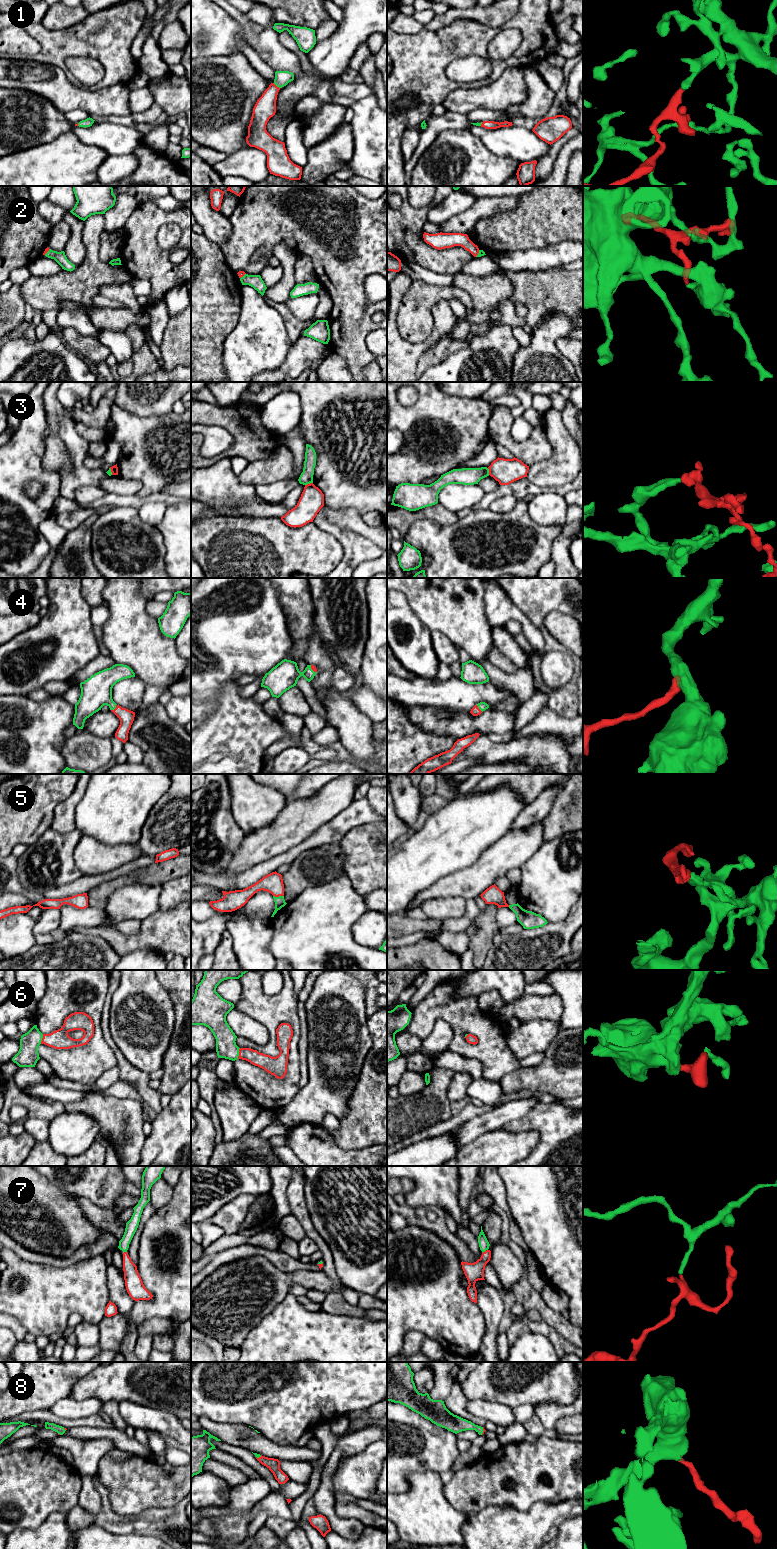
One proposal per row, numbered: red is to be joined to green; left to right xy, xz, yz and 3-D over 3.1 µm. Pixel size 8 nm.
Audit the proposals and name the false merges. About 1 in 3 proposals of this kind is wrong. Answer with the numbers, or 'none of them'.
3

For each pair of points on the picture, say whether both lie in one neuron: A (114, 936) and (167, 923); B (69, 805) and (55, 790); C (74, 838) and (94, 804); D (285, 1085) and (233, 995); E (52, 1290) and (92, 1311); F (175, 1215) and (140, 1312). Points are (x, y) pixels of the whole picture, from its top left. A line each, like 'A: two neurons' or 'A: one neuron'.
A: one neuron
B: two neurons
C: two neurons
D: two neurons
E: one neuron
F: one neuron

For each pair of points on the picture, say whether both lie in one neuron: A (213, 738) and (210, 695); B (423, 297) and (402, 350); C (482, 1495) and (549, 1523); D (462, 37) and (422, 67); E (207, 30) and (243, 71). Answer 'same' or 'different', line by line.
A: different
B: different
C: different
D: same
E: different

